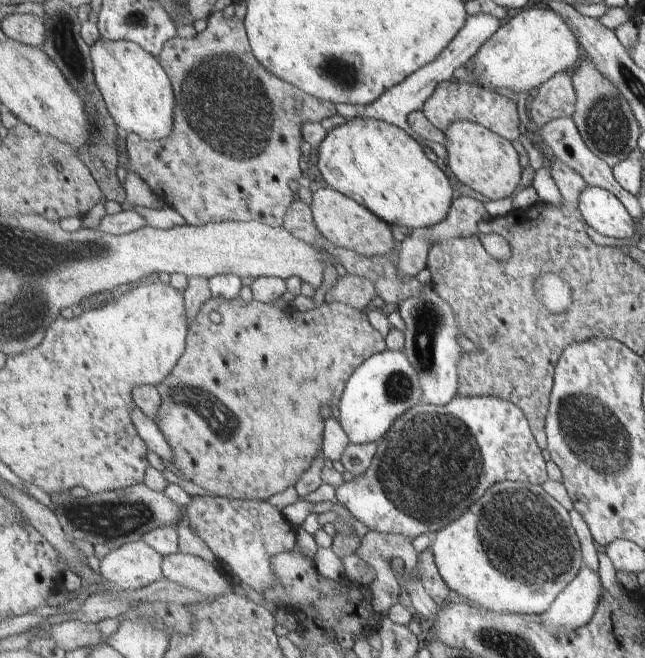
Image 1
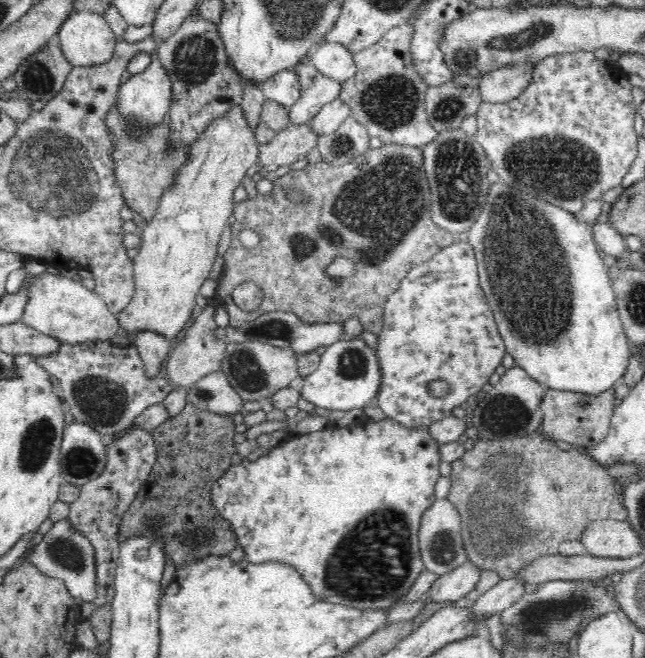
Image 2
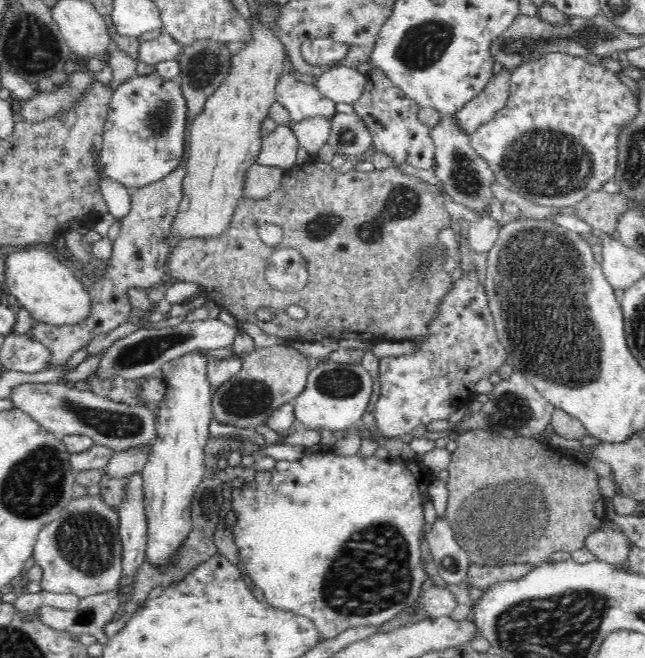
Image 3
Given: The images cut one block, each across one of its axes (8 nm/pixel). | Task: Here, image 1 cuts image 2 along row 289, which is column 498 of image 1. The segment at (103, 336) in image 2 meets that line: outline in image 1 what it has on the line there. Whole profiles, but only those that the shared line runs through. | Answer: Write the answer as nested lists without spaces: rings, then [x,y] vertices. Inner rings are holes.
[[[533,3],[528,8],[505,19],[502,27],[467,62],[465,68],[472,78],[469,81],[465,80],[464,83],[479,86],[479,88],[485,88],[485,90],[494,93],[496,93],[497,88],[508,88],[518,97],[520,94],[535,90],[535,88],[541,88],[556,74],[570,72],[571,68],[578,66],[582,58],[581,48],[579,38],[575,36],[574,30],[571,30],[569,24],[563,20],[563,16],[559,16],[555,10],[547,5]]]

